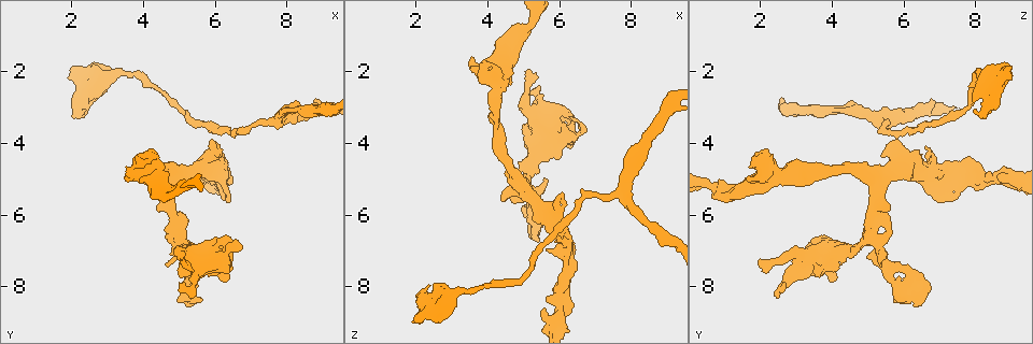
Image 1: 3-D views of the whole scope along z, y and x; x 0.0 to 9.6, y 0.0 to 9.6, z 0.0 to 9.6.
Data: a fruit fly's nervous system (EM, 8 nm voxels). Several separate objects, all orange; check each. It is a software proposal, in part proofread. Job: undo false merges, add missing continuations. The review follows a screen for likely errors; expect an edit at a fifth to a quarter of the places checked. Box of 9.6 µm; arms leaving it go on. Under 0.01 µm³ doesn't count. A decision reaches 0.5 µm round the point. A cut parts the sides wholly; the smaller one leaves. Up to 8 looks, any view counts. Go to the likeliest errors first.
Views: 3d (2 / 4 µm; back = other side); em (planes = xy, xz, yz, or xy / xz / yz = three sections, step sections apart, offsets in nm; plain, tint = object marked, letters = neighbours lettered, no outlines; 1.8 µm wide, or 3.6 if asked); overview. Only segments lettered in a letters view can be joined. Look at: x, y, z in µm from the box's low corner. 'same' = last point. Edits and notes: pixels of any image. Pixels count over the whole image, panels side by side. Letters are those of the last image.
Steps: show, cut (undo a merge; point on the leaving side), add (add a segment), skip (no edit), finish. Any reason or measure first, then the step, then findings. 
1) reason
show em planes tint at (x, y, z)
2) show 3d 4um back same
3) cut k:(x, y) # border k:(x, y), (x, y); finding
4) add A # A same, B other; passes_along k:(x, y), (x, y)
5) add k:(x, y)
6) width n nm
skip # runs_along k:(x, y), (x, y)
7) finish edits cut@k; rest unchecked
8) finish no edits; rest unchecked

thick end
show 3d 4um at (2.35, 3.00, 7.90)

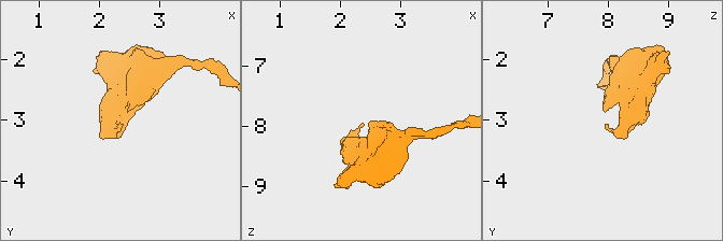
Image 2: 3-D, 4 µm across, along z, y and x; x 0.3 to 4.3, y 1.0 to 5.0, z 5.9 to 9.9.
show em 3.6um planes tint at (2.40, 3.05, 7.95)

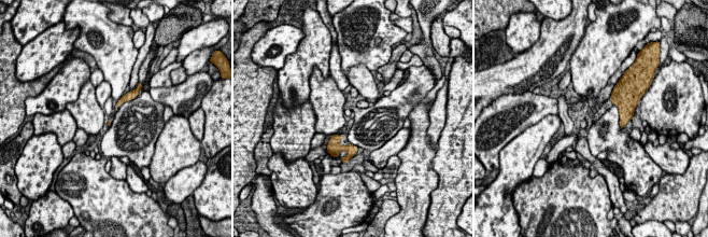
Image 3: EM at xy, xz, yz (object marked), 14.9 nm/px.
what lies round it
show em 3.6um planes letters same

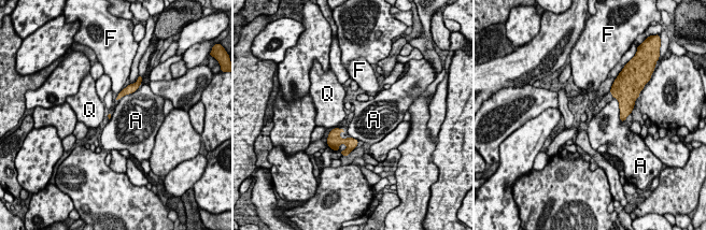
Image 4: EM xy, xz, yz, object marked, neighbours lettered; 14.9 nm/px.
skip # A other, F other, Q other; border 4:(613, 97), (622, 123); none of them fits

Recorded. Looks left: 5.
touches itself
show 3d 2um at (5.90, 4.95, 9.00)

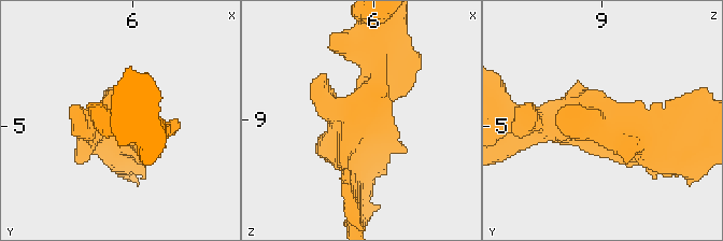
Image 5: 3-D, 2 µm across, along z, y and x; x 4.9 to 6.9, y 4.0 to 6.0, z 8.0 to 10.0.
show em yz step 16 letters at (5.92, 4.98, 9.02)

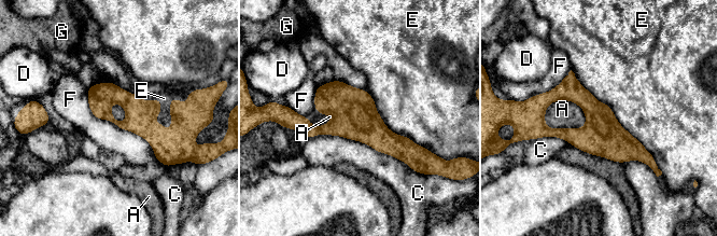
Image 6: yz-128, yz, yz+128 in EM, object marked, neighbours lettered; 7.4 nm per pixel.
cut it another way
show em planes letters same

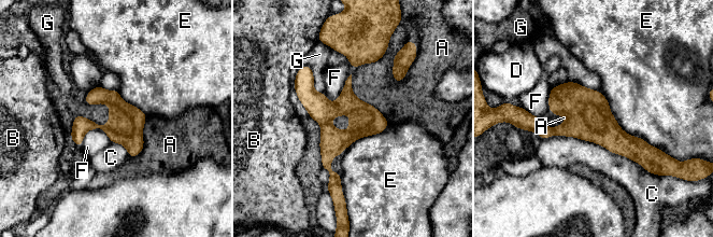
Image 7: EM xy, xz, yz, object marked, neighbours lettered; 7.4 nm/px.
width 240 nm
skip # A other, B other, C other, D other, E other, F other, G other; runs_along 7:(529, 125), (603, 129), (651, 149); all the same neuron

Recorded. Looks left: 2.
finish no edits; rest unchecked

